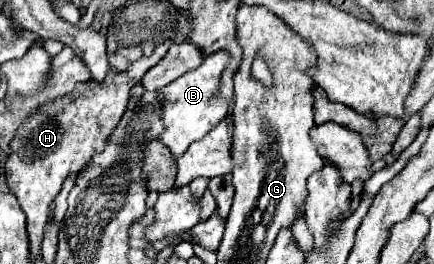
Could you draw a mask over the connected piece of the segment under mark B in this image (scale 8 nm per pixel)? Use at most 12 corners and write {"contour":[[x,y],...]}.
{"contour":[[216,51],[160,91],[160,141],[180,157],[228,115]]}

